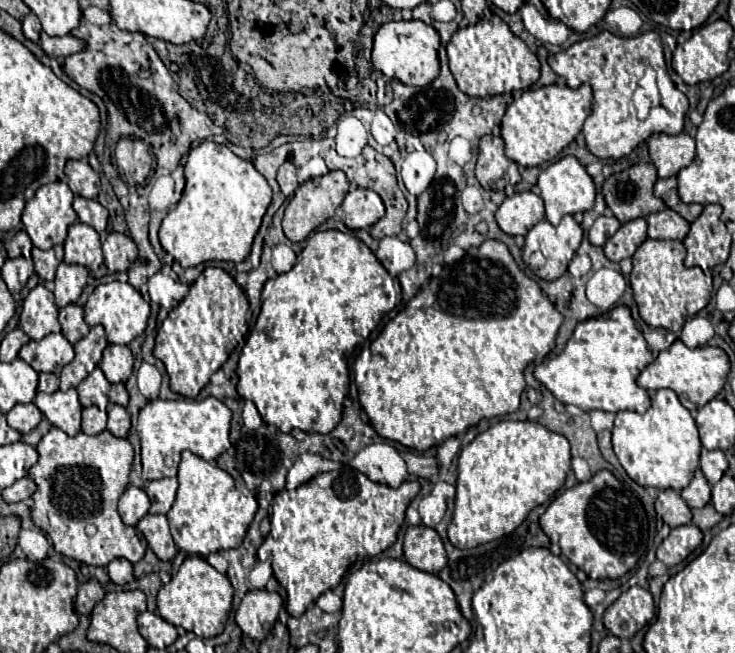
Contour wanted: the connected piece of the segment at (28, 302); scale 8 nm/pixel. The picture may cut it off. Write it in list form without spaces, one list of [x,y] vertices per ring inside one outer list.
[[[35,286],[22,302],[22,308],[19,326],[31,340],[41,340],[47,334],[61,330],[53,294],[45,286]]]

